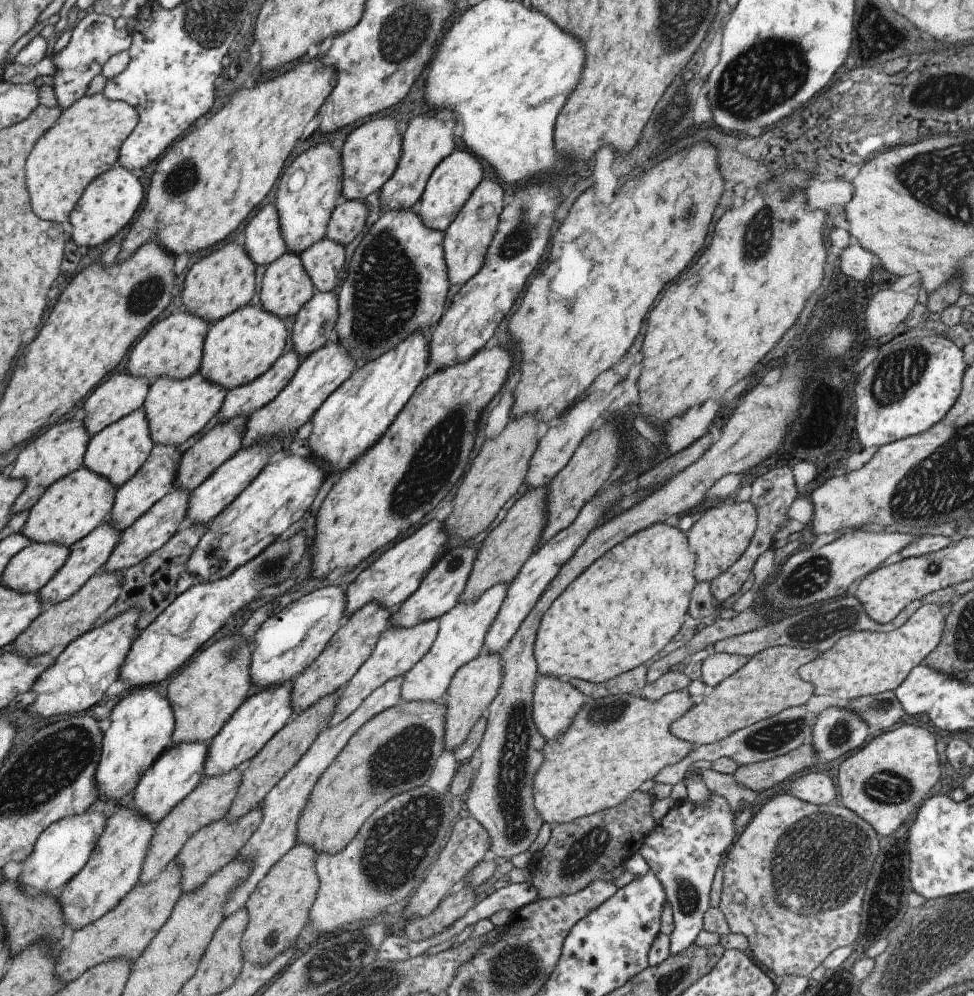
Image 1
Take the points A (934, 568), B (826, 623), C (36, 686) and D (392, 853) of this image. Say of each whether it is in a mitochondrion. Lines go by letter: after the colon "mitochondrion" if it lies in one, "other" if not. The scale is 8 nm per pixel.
A: mitochondrion
B: mitochondrion
C: other
D: mitochondrion

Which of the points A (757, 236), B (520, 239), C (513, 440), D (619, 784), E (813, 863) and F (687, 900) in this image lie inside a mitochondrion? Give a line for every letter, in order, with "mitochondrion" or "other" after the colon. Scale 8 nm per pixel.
A: mitochondrion
B: mitochondrion
C: other
D: other
E: mitochondrion
F: mitochondrion

